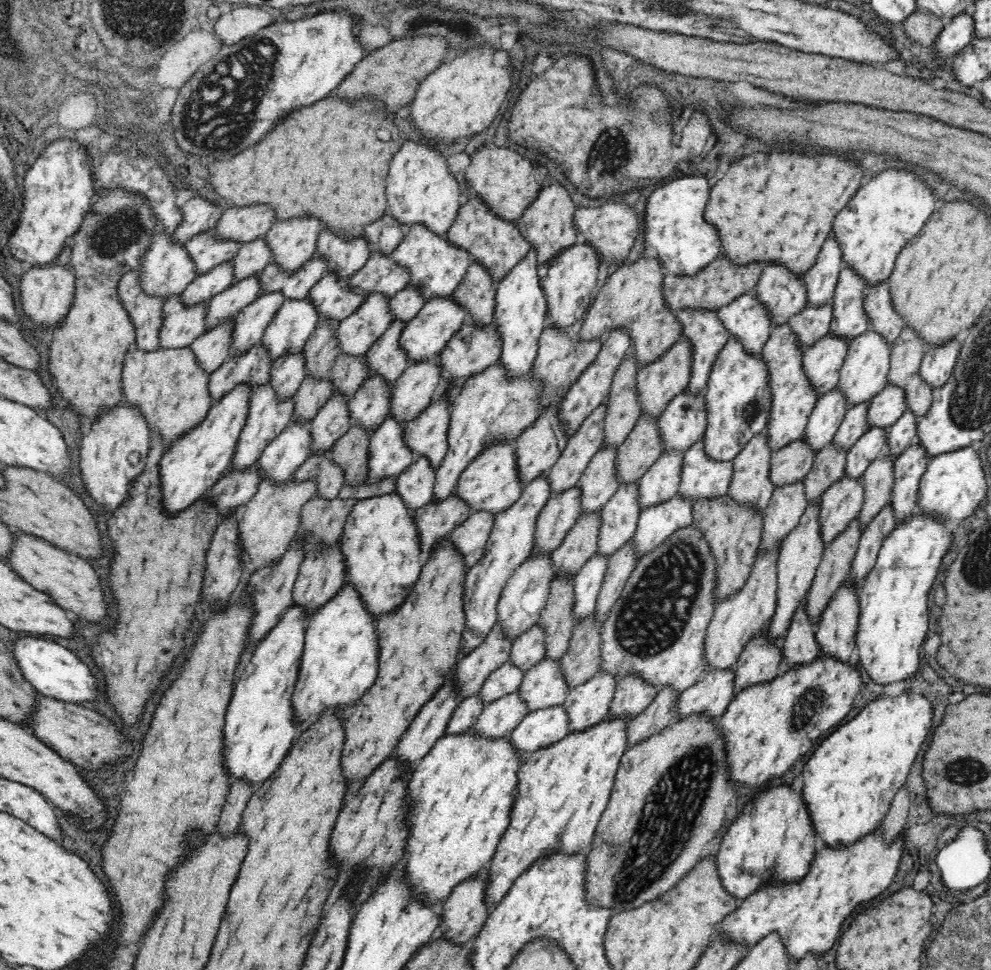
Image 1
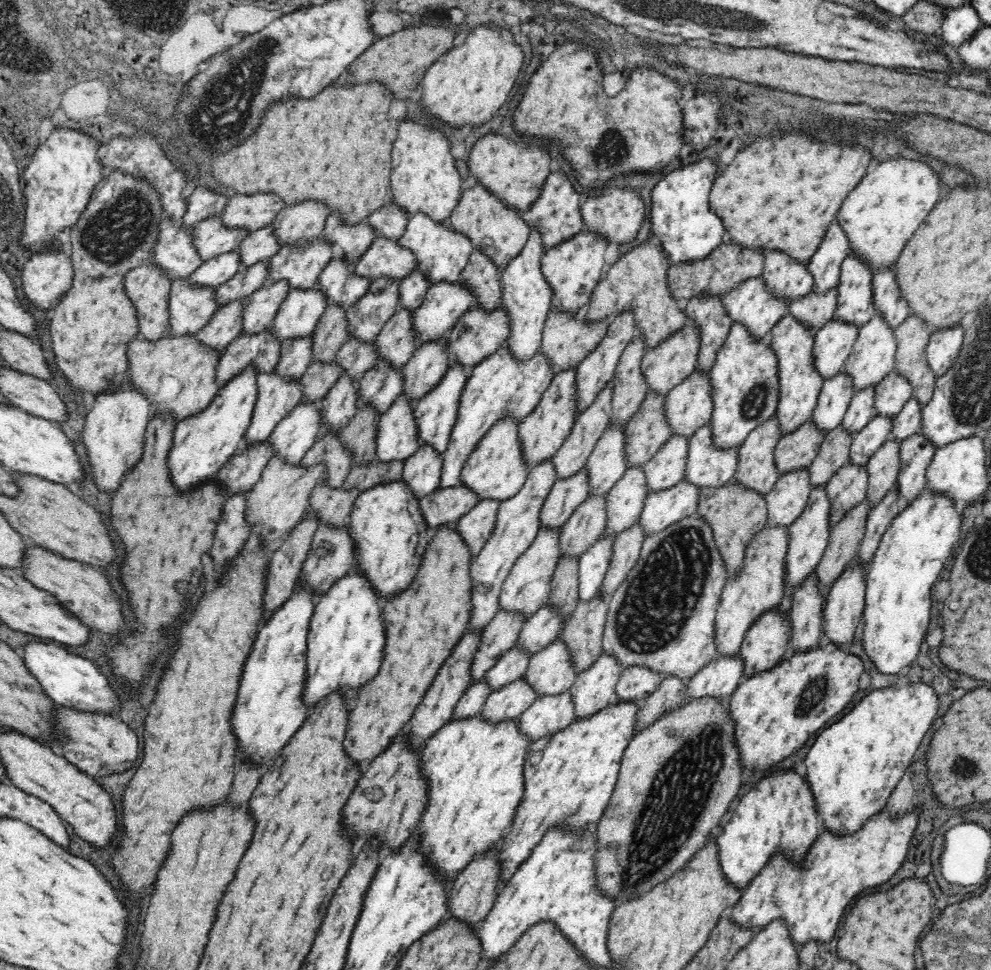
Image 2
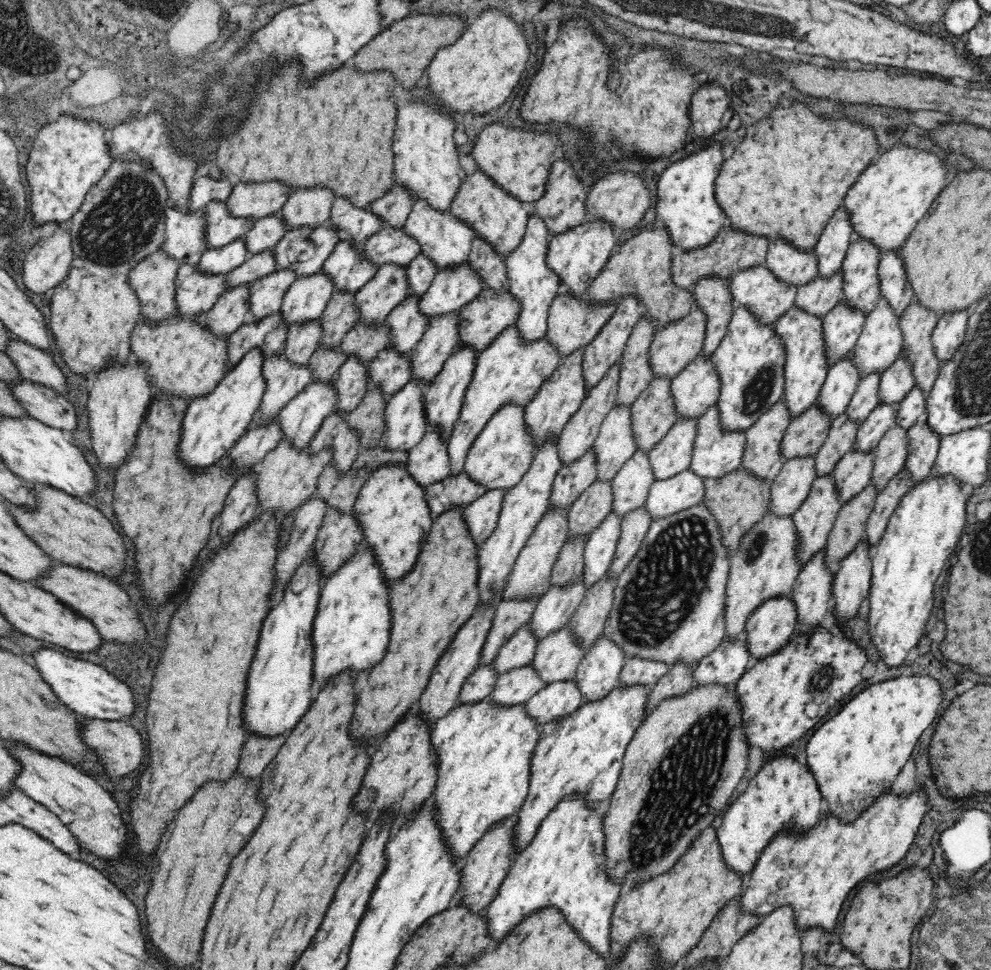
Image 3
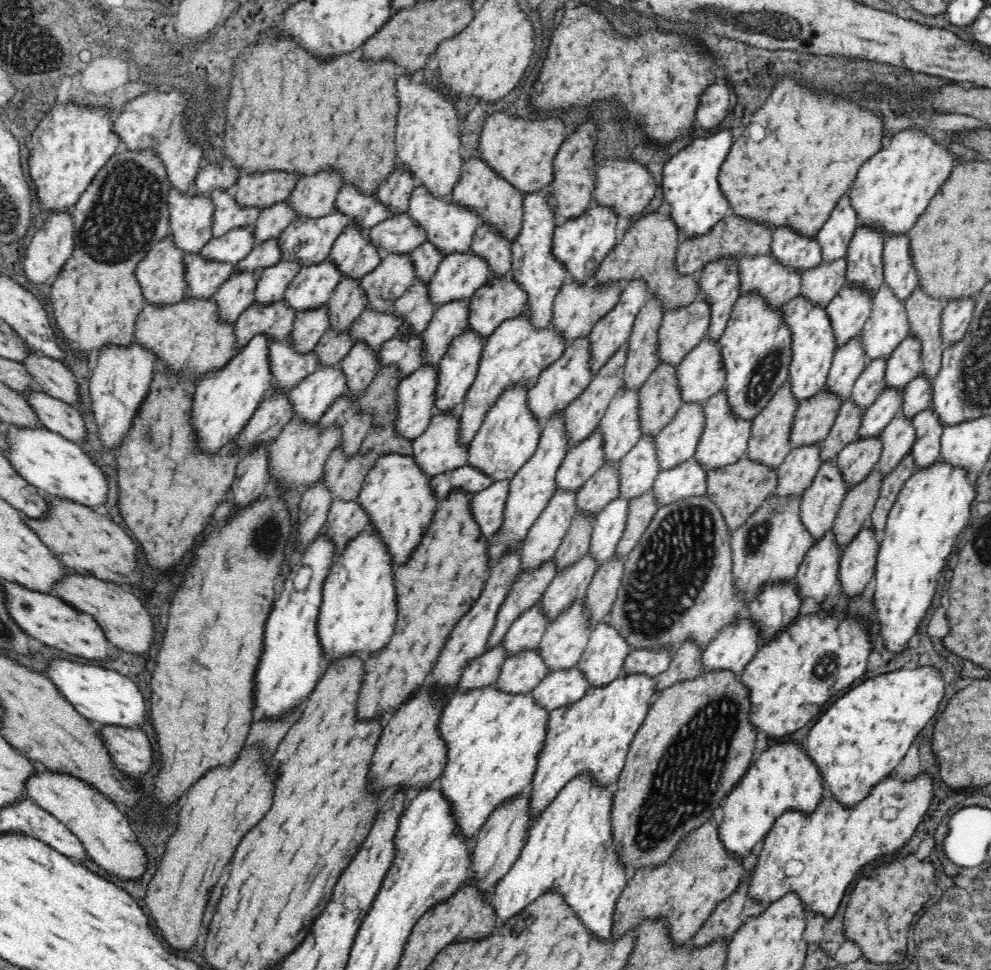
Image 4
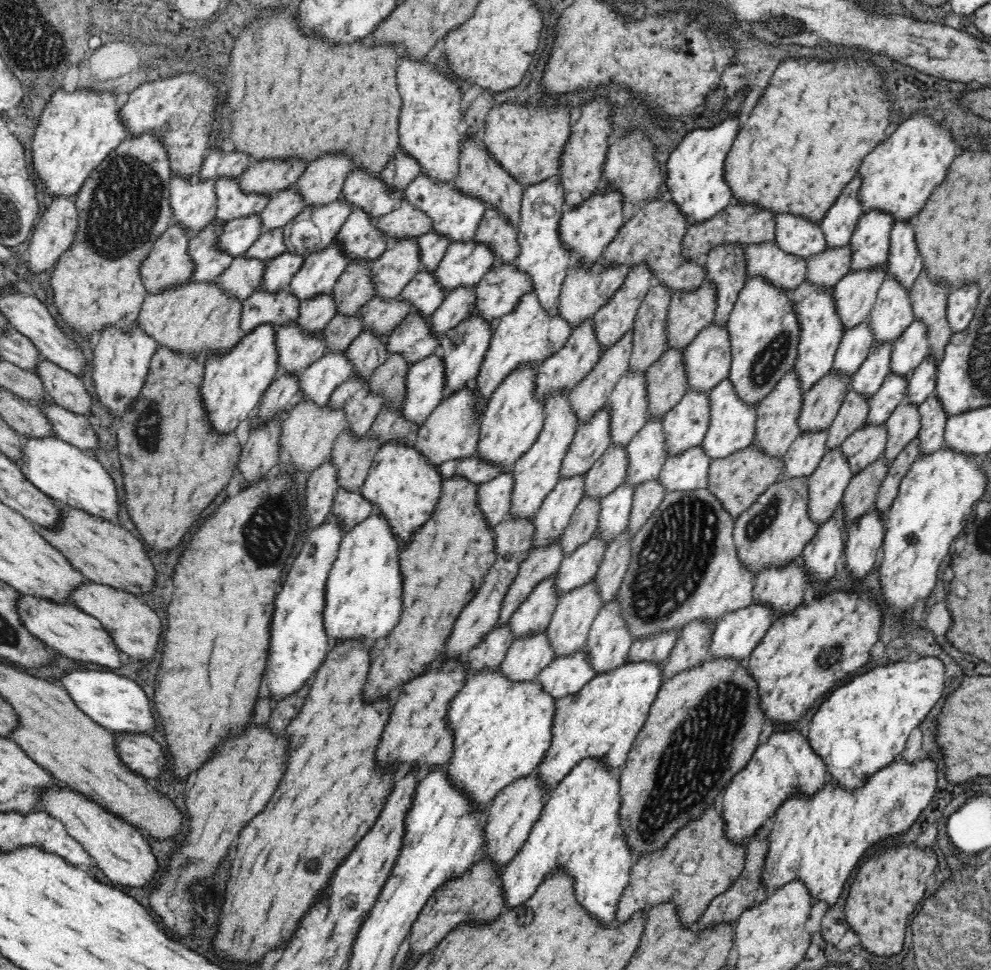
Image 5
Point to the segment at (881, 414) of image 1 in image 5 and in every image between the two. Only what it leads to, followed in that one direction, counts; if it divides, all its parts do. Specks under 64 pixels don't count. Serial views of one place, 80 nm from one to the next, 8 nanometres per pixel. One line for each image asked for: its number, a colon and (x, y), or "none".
2: (890, 396)
3: (895, 383)
4: (903, 366)
5: (909, 350)

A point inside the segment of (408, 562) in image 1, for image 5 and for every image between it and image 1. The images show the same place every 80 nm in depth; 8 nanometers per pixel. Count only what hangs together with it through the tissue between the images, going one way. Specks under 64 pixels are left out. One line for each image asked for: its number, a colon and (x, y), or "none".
2: (390, 536)
3: (391, 510)
4: (396, 496)
5: (402, 486)

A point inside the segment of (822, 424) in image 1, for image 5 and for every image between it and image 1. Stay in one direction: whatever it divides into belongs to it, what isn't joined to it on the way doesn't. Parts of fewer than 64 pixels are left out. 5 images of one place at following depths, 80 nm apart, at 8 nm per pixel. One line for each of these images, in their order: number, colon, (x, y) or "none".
2: (834, 398)
3: (842, 380)
4: (849, 361)
5: (856, 344)

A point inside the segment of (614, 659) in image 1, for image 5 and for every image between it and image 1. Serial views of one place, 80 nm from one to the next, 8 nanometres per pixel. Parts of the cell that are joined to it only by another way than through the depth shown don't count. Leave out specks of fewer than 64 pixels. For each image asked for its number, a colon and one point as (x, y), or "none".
2: (662, 617)
3: (668, 606)
4: (677, 586)
5: (684, 567)

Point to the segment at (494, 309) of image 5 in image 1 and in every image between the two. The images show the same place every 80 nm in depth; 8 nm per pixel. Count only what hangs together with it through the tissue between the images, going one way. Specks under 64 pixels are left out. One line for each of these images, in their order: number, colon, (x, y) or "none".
1: (472, 349)
2: (477, 335)
3: (479, 323)
4: (498, 300)

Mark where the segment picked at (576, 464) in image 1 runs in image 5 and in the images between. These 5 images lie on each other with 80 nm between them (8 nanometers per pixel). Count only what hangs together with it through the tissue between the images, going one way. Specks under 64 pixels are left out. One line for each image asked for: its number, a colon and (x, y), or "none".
2: (590, 425)
3: (579, 435)
4: (582, 417)
5: (591, 395)

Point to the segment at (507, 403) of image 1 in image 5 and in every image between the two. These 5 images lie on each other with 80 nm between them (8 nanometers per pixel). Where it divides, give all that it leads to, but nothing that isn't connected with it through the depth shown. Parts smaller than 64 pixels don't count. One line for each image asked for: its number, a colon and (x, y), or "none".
2: (499, 387)
3: (509, 371)
4: (515, 353)
5: (528, 336)

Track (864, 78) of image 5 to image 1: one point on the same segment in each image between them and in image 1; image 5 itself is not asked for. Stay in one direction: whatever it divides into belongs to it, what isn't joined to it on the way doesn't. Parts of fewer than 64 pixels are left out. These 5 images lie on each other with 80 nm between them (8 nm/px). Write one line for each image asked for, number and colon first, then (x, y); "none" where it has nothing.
1: (778, 208)
2: (782, 193)
3: (785, 181)
4: (799, 156)

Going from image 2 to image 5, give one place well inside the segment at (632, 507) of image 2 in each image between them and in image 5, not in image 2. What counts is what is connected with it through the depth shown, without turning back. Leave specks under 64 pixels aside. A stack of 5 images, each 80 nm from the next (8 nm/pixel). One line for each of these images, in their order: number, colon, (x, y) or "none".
3: (630, 487)
4: (637, 471)
5: (646, 452)

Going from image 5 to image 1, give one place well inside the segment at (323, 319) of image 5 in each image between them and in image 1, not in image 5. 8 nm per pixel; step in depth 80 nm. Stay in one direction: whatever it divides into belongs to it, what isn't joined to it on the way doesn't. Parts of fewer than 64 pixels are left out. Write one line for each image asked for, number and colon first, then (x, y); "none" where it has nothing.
1: (287, 373)
2: (295, 356)
3: (301, 341)
4: (309, 326)

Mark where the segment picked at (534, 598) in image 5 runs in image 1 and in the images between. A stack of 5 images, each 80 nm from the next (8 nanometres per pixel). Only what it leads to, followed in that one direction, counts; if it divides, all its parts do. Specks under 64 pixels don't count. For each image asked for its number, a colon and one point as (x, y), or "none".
1: (506, 680)
2: (512, 667)
3: (518, 652)
4: (525, 634)

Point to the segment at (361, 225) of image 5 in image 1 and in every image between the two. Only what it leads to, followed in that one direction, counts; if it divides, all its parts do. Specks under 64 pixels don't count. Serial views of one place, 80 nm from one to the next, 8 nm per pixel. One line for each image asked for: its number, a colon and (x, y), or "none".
1: (334, 301)
2: (337, 282)
3: (345, 267)
4: (354, 256)

